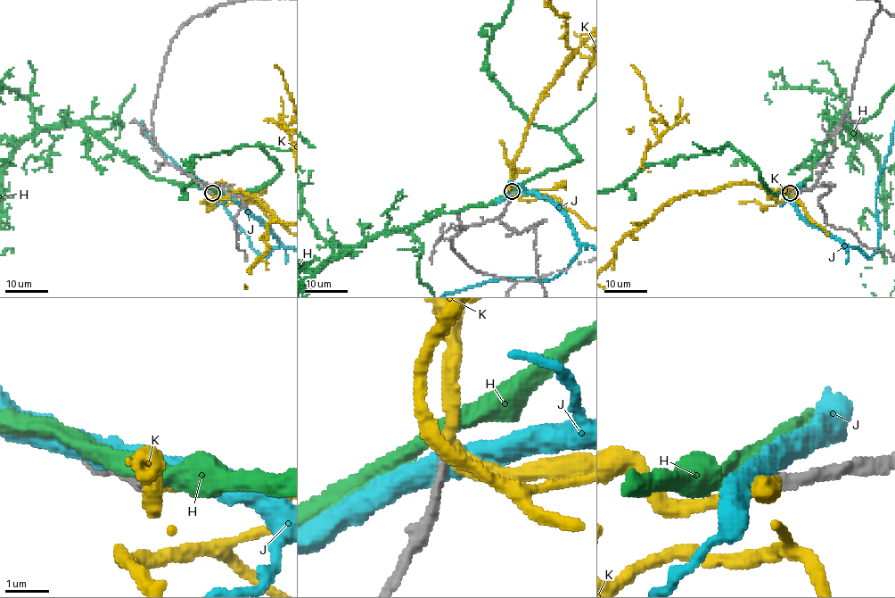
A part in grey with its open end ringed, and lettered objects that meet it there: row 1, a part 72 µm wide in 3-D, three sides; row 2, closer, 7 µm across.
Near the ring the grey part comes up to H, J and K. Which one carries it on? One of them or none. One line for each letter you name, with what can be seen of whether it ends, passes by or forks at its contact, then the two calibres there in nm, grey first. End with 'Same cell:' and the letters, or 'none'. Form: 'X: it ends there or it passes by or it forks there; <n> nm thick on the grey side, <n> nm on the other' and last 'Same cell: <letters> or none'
Same cell: none

